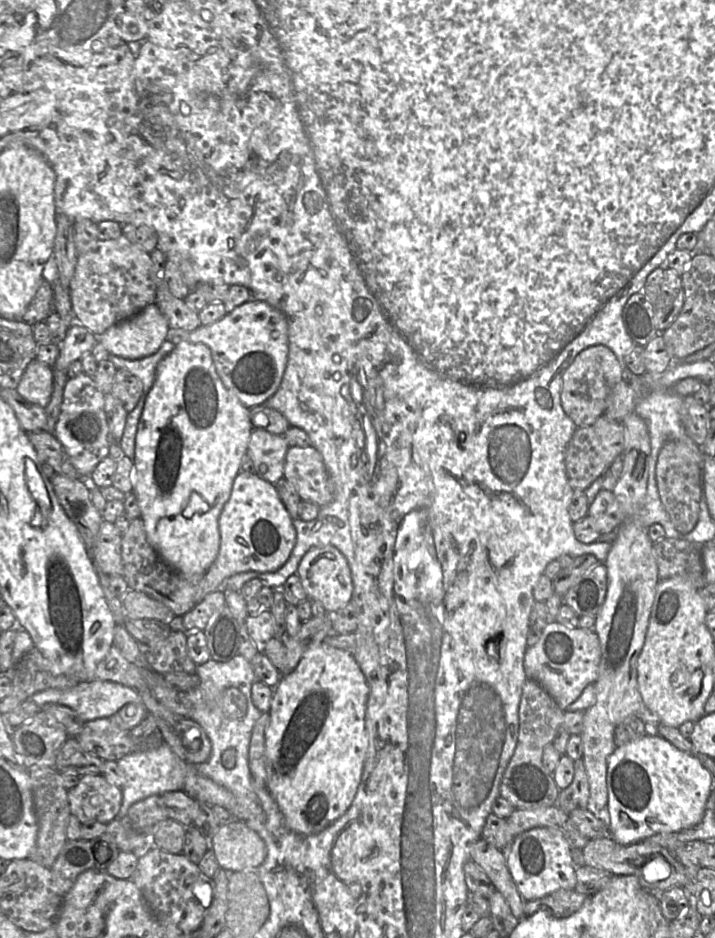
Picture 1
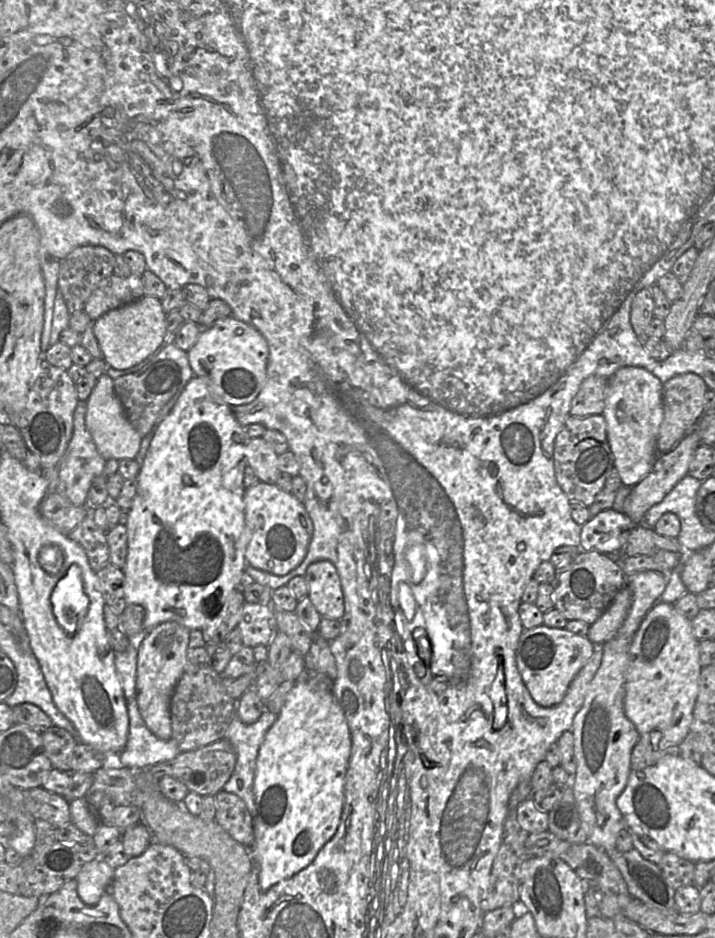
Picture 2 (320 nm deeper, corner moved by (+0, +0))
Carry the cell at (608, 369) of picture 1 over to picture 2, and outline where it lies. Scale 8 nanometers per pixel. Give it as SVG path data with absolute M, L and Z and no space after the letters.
M590 376L585 379L572 400L570 415L573 417L602 415L605 408L608 380L609 378L600 376Z

